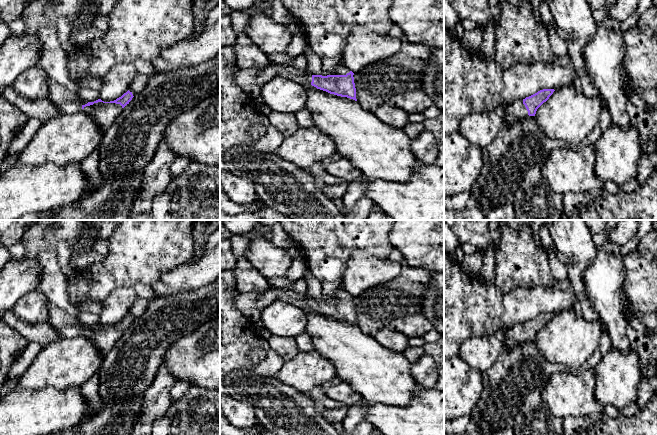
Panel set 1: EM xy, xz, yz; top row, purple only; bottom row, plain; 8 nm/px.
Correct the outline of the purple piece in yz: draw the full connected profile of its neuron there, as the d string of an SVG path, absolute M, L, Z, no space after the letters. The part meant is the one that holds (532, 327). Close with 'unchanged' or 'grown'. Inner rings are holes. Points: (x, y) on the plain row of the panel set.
M543 313L510 328L505 338L505 350L511 350L515 345L524 341L535 340L537 333L549 323L554 315L554 313Z | grown

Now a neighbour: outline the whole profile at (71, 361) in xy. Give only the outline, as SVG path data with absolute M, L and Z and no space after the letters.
M84 335L62 336L60 340L41 347L32 364L17 380L16 390L39 390L51 387L64 391L74 386L81 387L98 373L103 358L99 349Z

